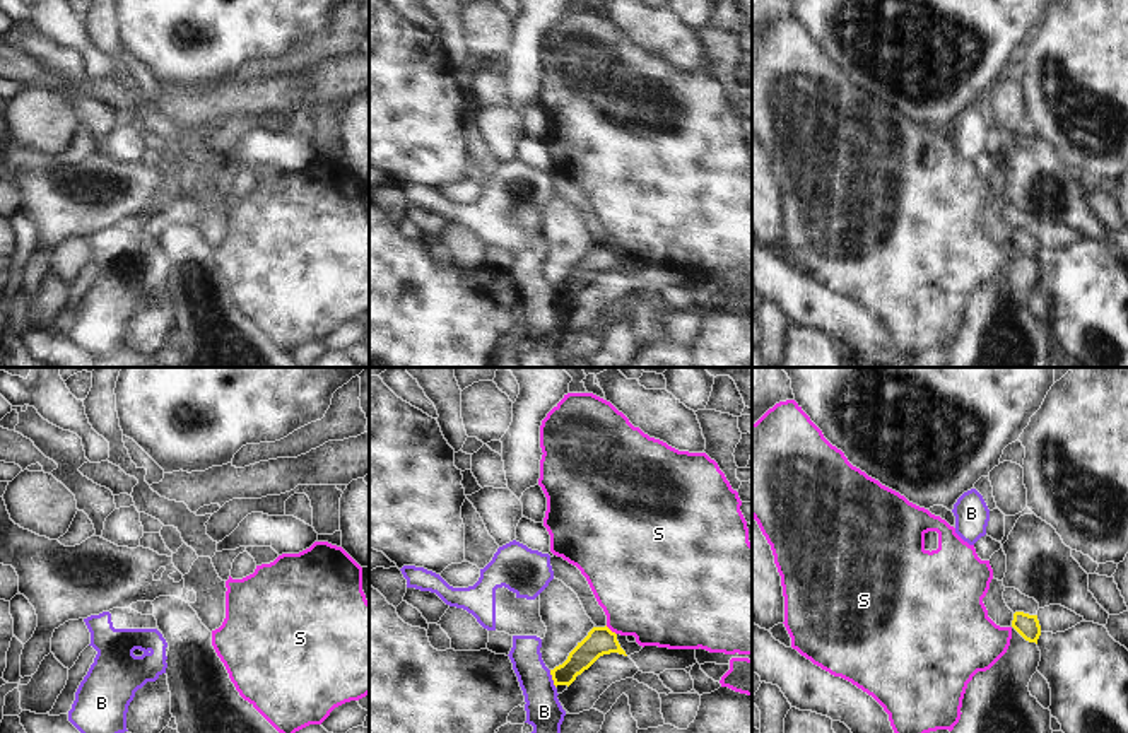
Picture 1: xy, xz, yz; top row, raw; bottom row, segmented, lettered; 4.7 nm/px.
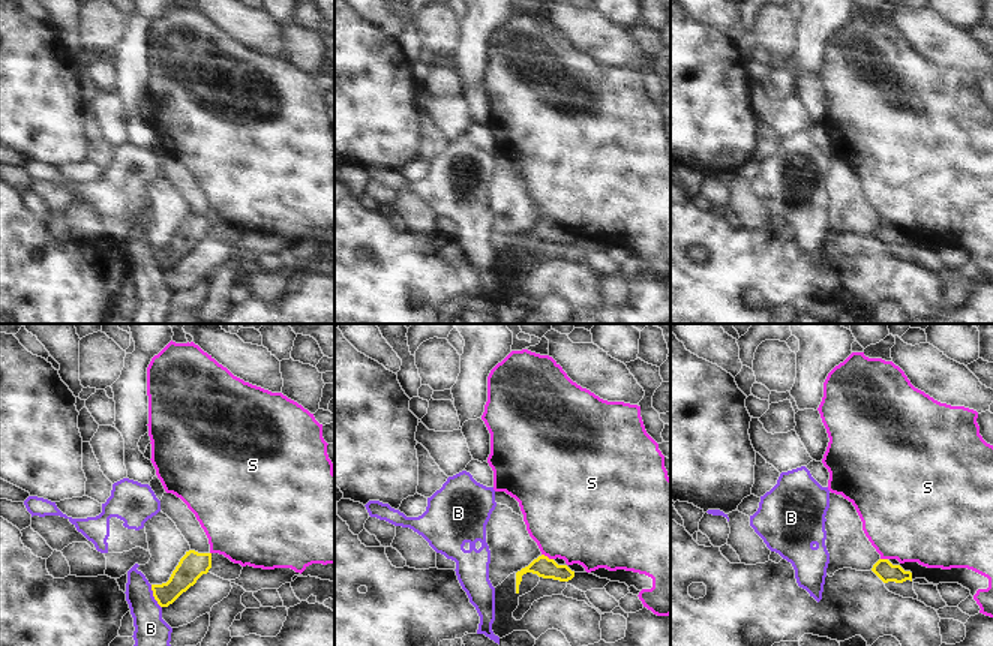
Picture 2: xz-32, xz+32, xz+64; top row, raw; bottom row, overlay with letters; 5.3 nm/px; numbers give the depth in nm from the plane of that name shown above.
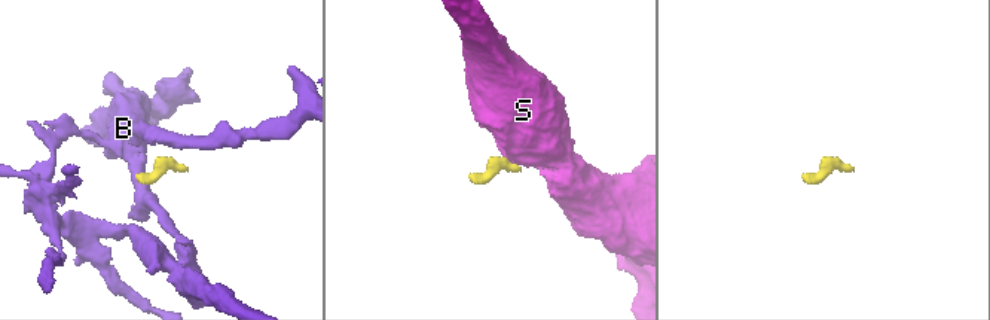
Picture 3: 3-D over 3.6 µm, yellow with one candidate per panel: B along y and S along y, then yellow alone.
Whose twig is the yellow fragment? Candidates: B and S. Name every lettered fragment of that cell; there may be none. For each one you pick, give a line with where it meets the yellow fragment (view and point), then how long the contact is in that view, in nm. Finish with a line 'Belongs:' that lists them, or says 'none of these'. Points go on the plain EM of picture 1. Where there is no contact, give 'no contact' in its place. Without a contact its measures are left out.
Belongs: none of these

